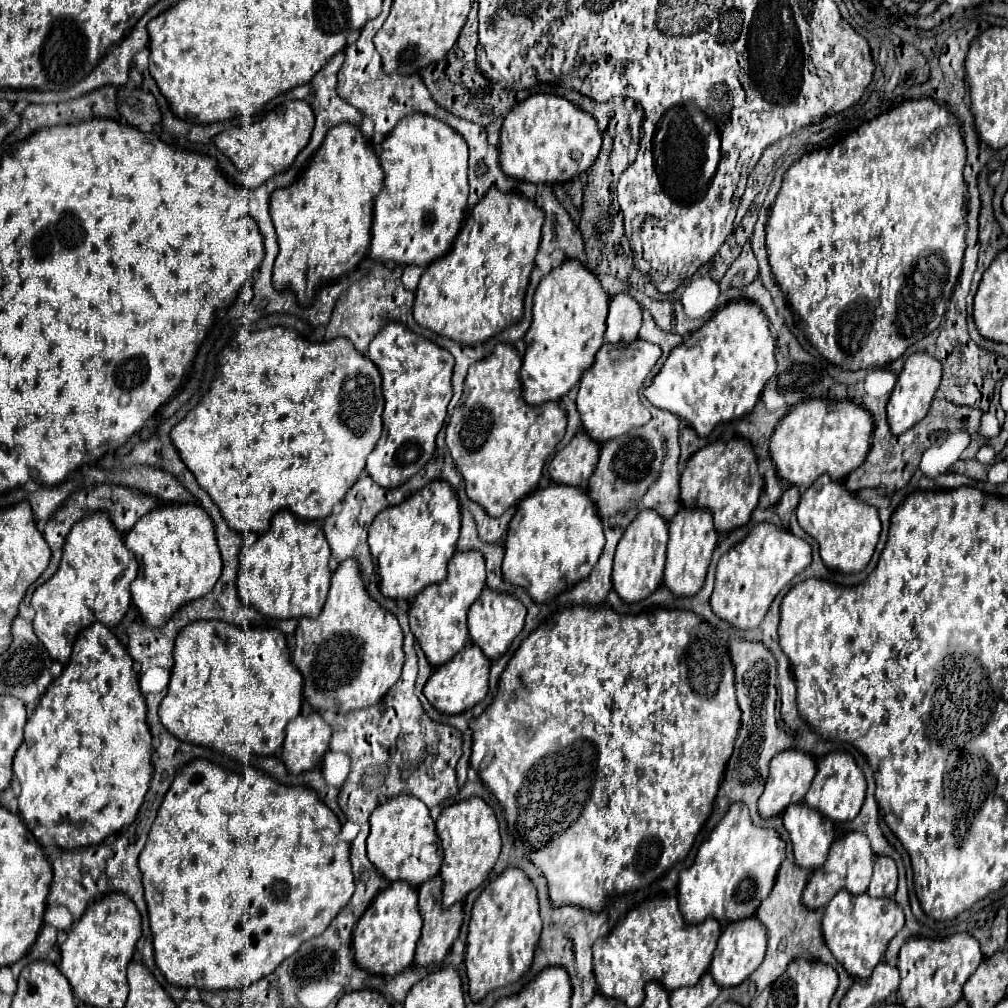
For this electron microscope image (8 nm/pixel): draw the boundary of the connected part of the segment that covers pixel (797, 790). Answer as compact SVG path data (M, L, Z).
M781 752L771 760L769 778L759 798L759 816L771 818L783 814L789 804L803 802L817 764L805 752Z

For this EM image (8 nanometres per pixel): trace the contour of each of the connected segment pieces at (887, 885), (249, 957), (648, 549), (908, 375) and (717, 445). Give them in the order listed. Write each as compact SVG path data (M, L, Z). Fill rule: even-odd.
M877 856L875 872L867 894L873 898L891 898L897 890L897 864L889 856Z
M193 760L183 770L179 770L179 776L175 776L167 796L163 798L163 804L157 812L157 818L151 826L149 840L139 856L139 868L143 872L143 888L145 888L145 902L149 910L149 922L151 922L151 934L153 934L153 950L155 950L155 962L163 976L181 988L195 986L199 990L233 990L233 988L247 988L253 982L269 976L285 958L295 954L299 946L325 932L325 928L331 924L331 920L339 914L339 910L349 902L353 896L355 884L351 874L351 862L349 862L349 844L345 840L325 842L323 830L331 834L339 834L341 824L337 816L317 798L315 790L305 786L285 786L273 780L269 774L247 765L244 773L235 774L227 772L207 760Z
M643 510L627 526L627 530L623 532L623 536L619 540L619 546L615 552L615 562L613 562L613 588L623 602L627 602L627 604L639 602L661 586L667 540L669 540L667 522L657 512Z
M917 352L911 354L897 378L895 390L891 392L891 398L887 402L887 418L889 418L889 428L893 434L903 434L917 422L921 422L931 406L931 400L935 398L935 392L941 382L941 364L937 358L933 358L927 352Z
M733 438L729 442L713 442L693 454L681 474L681 502L685 508L705 508L713 514L719 532L731 532L749 522L753 508L759 502L763 478L757 468L757 458L751 442Z

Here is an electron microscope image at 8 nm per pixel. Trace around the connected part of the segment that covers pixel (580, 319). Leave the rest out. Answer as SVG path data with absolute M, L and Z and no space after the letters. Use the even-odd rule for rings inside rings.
M565 260L559 268L553 268L541 278L533 296L533 324L525 334L527 352L521 366L521 386L527 404L559 402L581 380L583 372L595 362L597 350L603 346L607 306L609 296L603 292L597 276L577 260Z

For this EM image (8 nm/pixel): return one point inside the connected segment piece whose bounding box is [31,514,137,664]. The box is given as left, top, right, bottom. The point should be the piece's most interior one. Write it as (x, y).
(92, 584)

